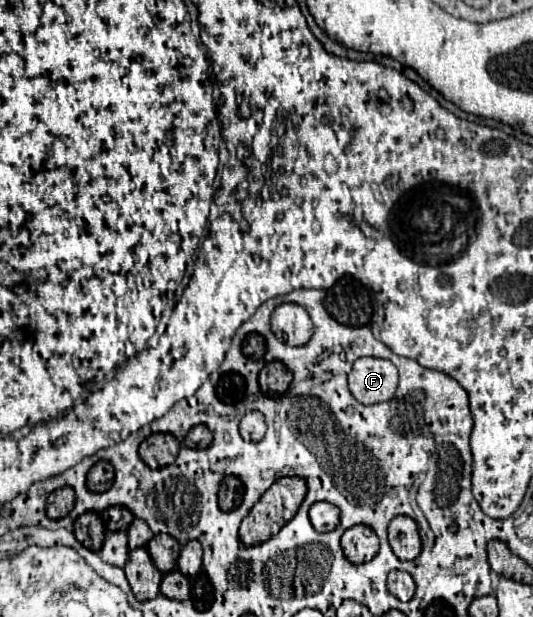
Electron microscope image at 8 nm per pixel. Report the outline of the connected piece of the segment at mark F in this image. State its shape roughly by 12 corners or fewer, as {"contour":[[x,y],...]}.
{"contour":[[358,358],[348,386],[360,404],[386,402],[398,368],[384,358]]}

